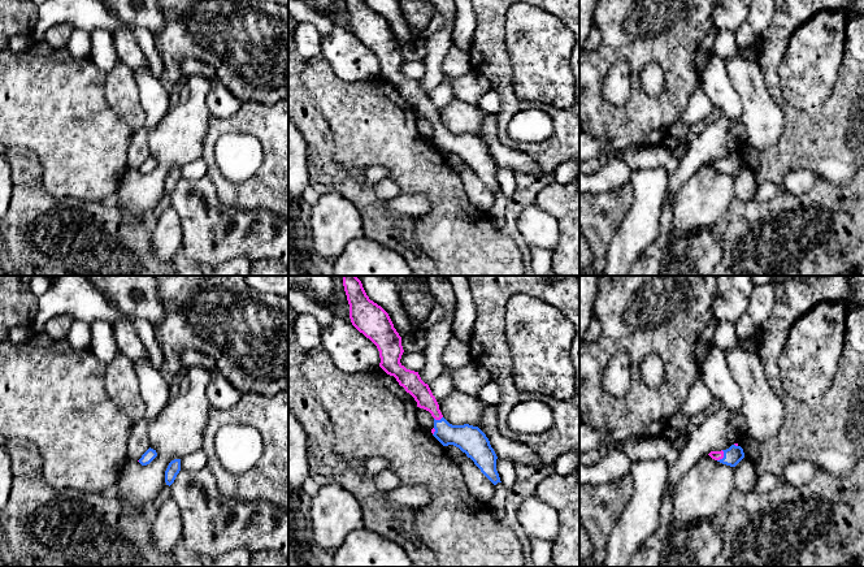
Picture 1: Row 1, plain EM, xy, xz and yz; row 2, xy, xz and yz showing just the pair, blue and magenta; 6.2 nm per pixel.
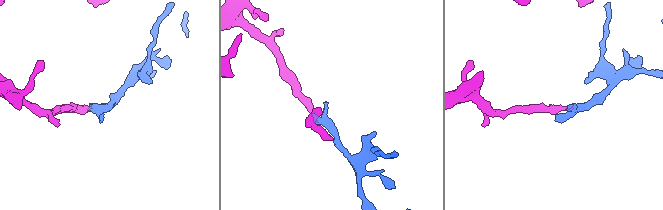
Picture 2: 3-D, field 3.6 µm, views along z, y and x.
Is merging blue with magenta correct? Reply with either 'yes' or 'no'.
yes

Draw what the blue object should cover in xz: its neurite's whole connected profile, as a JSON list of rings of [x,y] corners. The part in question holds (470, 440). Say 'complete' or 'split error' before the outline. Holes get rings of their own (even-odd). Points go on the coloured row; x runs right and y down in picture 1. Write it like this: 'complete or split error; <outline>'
split error; [[[343,276],[343,286],[352,325],[377,346],[381,358],[379,367],[396,378],[399,385],[414,398],[417,407],[431,414],[434,417],[433,436],[443,446],[453,445],[465,453],[494,485],[502,482],[496,471],[498,456],[486,434],[478,427],[450,424],[418,372],[407,369],[400,363],[404,352],[401,337],[394,328],[388,313],[369,299],[356,276]]]

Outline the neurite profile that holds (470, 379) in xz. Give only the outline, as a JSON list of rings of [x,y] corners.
[[[474,363],[455,369],[446,368],[443,372],[451,376],[455,389],[474,398],[478,398],[481,389],[491,381],[487,371]]]

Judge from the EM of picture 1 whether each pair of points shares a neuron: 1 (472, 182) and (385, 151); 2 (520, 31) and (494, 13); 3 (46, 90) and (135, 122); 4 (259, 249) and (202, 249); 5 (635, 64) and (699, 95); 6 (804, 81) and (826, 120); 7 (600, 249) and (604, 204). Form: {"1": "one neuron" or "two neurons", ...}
{"1": "two neurons", "2": "two neurons", "3": "two neurons", "4": "one neuron", "5": "two neurons", "6": "two neurons", "7": "one neuron"}

